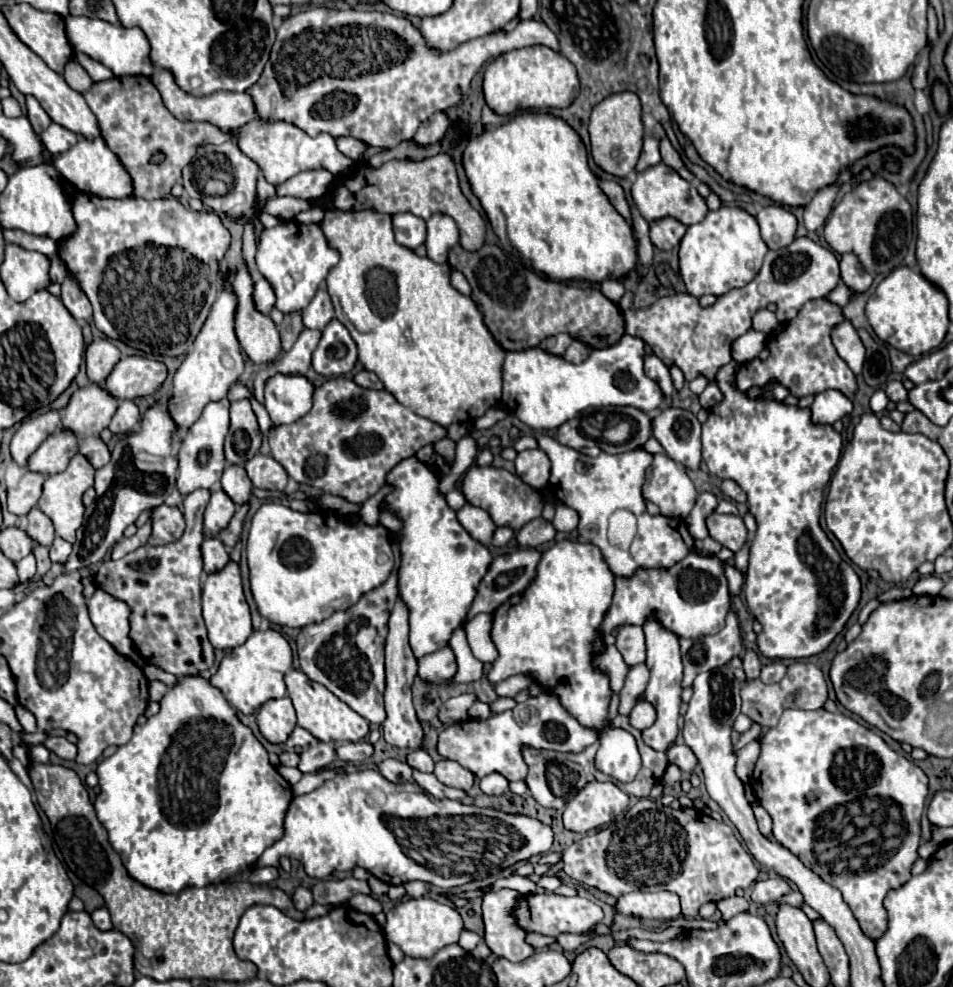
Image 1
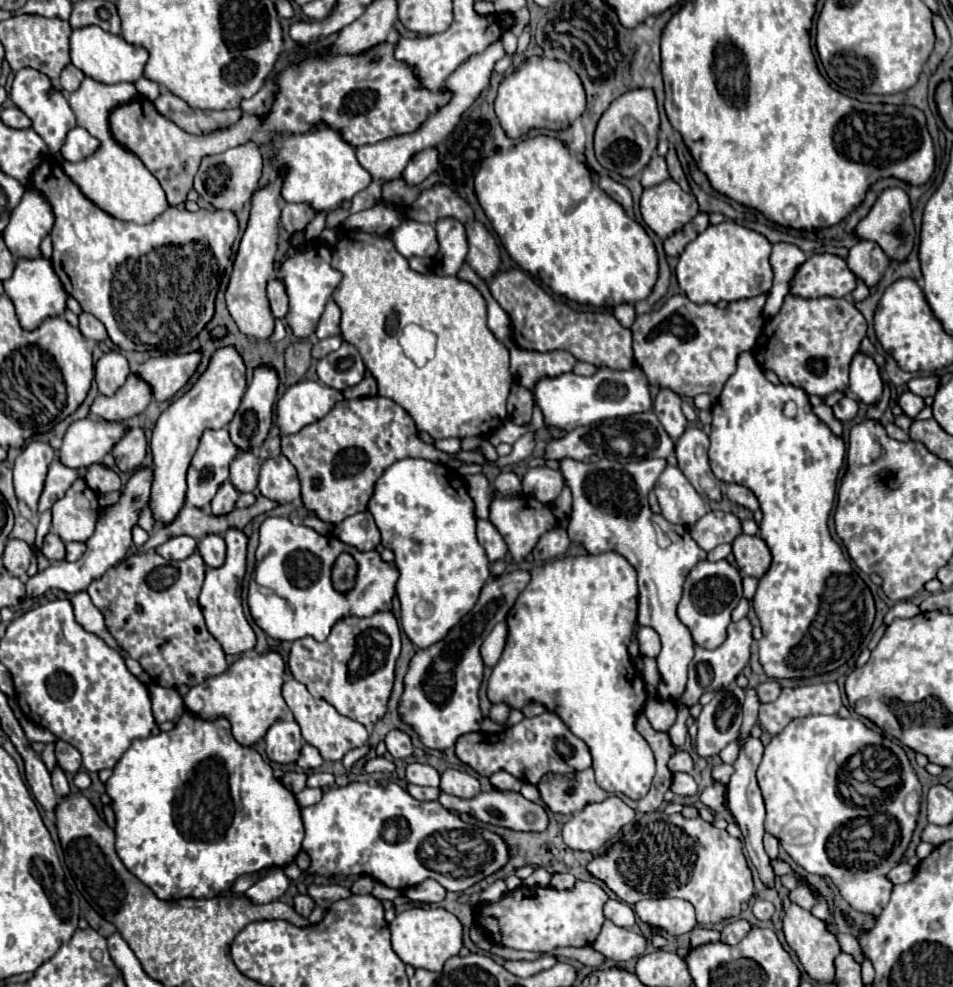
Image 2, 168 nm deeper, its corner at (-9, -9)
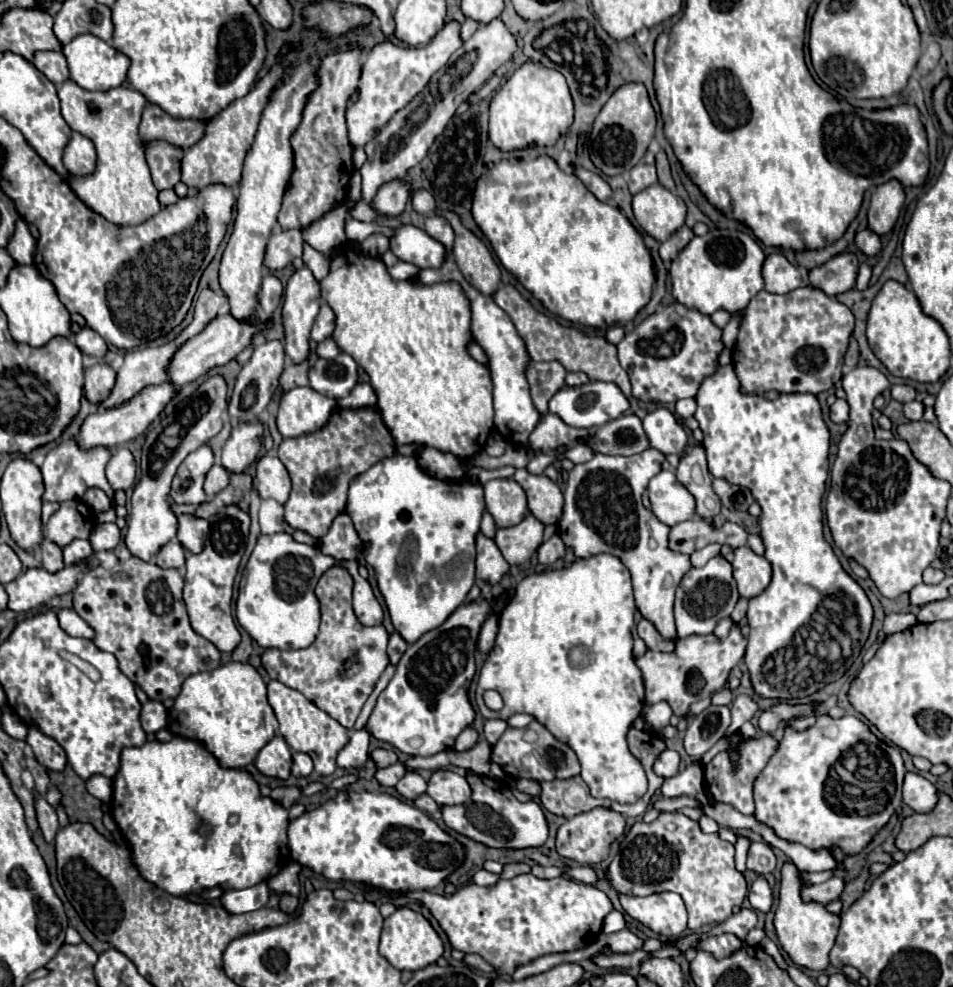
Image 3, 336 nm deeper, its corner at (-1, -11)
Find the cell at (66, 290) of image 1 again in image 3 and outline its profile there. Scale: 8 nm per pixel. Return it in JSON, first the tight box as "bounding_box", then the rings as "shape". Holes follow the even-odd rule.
{"bounding_box":[74,327,108,357],"shape":[[[82,327],[78,333],[76,333],[76,339],[74,343],[78,345],[78,349],[86,355],[94,355],[94,357],[104,357],[108,347],[106,347],[106,341],[92,329],[92,327]]]}

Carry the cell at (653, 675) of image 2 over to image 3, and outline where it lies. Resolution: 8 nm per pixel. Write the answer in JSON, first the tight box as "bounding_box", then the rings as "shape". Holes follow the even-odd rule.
{"bounding_box":[636,625,746,715],"shape":[[[734,625],[726,639],[718,639],[716,635],[690,635],[684,639],[676,639],[676,649],[672,653],[656,653],[646,651],[636,659],[638,669],[642,671],[644,687],[646,687],[646,703],[666,701],[676,715],[686,715],[690,703],[710,697],[718,691],[734,665],[744,657],[746,639],[740,633],[740,627]]]}

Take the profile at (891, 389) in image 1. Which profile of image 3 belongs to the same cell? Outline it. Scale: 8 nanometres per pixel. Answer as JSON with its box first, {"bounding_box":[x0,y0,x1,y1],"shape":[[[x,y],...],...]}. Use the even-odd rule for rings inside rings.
{"bounding_box":[904,401,924,421],"shape":[[[920,401],[904,403],[904,415],[906,415],[910,421],[920,421],[920,419],[922,419],[922,413],[924,413],[924,405],[922,405]]]}

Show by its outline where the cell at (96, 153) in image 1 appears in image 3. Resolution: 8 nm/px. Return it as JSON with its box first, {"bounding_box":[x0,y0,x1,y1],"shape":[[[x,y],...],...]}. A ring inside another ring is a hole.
{"bounding_box":[58,79,162,225],"shape":[[[68,79],[66,83],[62,83],[62,87],[58,87],[58,97],[64,121],[70,125],[72,131],[78,131],[88,137],[98,153],[94,173],[82,177],[68,177],[72,191],[92,211],[96,211],[110,223],[138,225],[154,217],[162,207],[138,135],[140,115],[146,105],[144,95],[128,87],[114,87],[108,91],[86,91]]]}

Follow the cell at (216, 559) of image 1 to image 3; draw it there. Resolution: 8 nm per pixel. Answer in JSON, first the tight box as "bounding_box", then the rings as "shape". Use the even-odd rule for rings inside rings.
{"bounding_box":[178,515,208,553],"shape":[[[180,515],[178,517],[178,541],[190,553],[202,551],[202,543],[206,541],[206,531],[208,531],[206,519],[198,519],[194,515]]]}

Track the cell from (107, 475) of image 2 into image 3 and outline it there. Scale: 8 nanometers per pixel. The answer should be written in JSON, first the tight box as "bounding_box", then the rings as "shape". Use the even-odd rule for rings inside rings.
{"bounding_box":[84,487,110,511],"shape":[[[92,487],[90,491],[86,491],[84,501],[86,501],[94,511],[106,511],[106,509],[110,507],[108,495],[106,495],[102,489],[98,489],[98,487]]]}

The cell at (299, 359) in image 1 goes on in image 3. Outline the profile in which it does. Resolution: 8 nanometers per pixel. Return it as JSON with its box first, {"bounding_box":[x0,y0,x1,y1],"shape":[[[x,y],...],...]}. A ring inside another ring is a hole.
{"bounding_box":[316,339,340,359],"shape":[[[324,339],[322,343],[318,343],[318,347],[316,347],[316,355],[318,357],[324,357],[324,359],[332,359],[332,357],[336,357],[340,353],[340,349],[338,349],[338,345],[334,343],[334,339]]]}

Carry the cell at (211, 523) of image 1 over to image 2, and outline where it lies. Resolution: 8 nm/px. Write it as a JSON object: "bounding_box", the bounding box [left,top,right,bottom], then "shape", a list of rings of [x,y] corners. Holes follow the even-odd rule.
{"bounding_box":[210,481,238,515],"shape":[[[224,481],[224,483],[220,485],[214,501],[210,503],[210,505],[212,505],[212,513],[214,513],[214,515],[230,513],[230,509],[234,509],[234,505],[236,505],[236,499],[238,499],[236,487],[234,487],[230,481]]]}

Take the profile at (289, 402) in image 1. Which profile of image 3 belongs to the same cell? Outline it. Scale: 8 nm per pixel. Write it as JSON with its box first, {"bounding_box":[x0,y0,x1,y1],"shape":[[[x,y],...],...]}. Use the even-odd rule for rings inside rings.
{"bounding_box":[276,387,336,437],"shape":[[[294,387],[282,395],[276,425],[282,437],[300,437],[324,427],[336,407],[334,399],[312,387]]]}

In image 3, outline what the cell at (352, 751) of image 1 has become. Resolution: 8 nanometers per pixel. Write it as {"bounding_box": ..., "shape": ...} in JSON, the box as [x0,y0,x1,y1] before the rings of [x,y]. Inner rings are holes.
{"bounding_box":[376,763,406,787],"shape":[[[396,763],[396,765],[390,765],[390,767],[378,769],[378,771],[376,771],[376,779],[378,779],[382,785],[386,785],[386,787],[392,787],[392,785],[396,785],[396,783],[400,781],[400,777],[402,777],[404,773],[406,773],[404,765]]]}

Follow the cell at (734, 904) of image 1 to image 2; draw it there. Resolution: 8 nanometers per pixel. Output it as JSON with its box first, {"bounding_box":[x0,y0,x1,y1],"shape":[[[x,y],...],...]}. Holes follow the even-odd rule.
{"bounding_box":[722,919,750,945],"shape":[[[738,919],[738,921],[734,921],[734,923],[724,925],[724,929],[722,929],[722,941],[728,943],[728,945],[736,945],[736,943],[742,941],[742,937],[744,937],[748,931],[750,931],[750,923]]]}

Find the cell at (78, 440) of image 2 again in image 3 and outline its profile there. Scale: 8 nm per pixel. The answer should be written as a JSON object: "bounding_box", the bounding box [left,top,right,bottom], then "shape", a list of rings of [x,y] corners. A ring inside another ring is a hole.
{"bounding_box":[76,381,174,451],"shape":[[[166,381],[162,385],[156,385],[156,387],[146,387],[144,391],[140,391],[134,399],[126,401],[124,405],[120,407],[114,407],[114,409],[104,409],[104,411],[98,411],[94,415],[88,415],[84,419],[84,423],[80,425],[78,433],[76,433],[76,443],[78,447],[82,447],[82,451],[88,451],[88,449],[94,449],[94,447],[106,447],[106,449],[112,449],[112,447],[118,447],[118,445],[124,445],[128,441],[132,441],[134,437],[138,437],[140,433],[144,433],[148,429],[148,425],[160,415],[160,411],[166,407],[166,403],[174,397],[174,387]]]}

